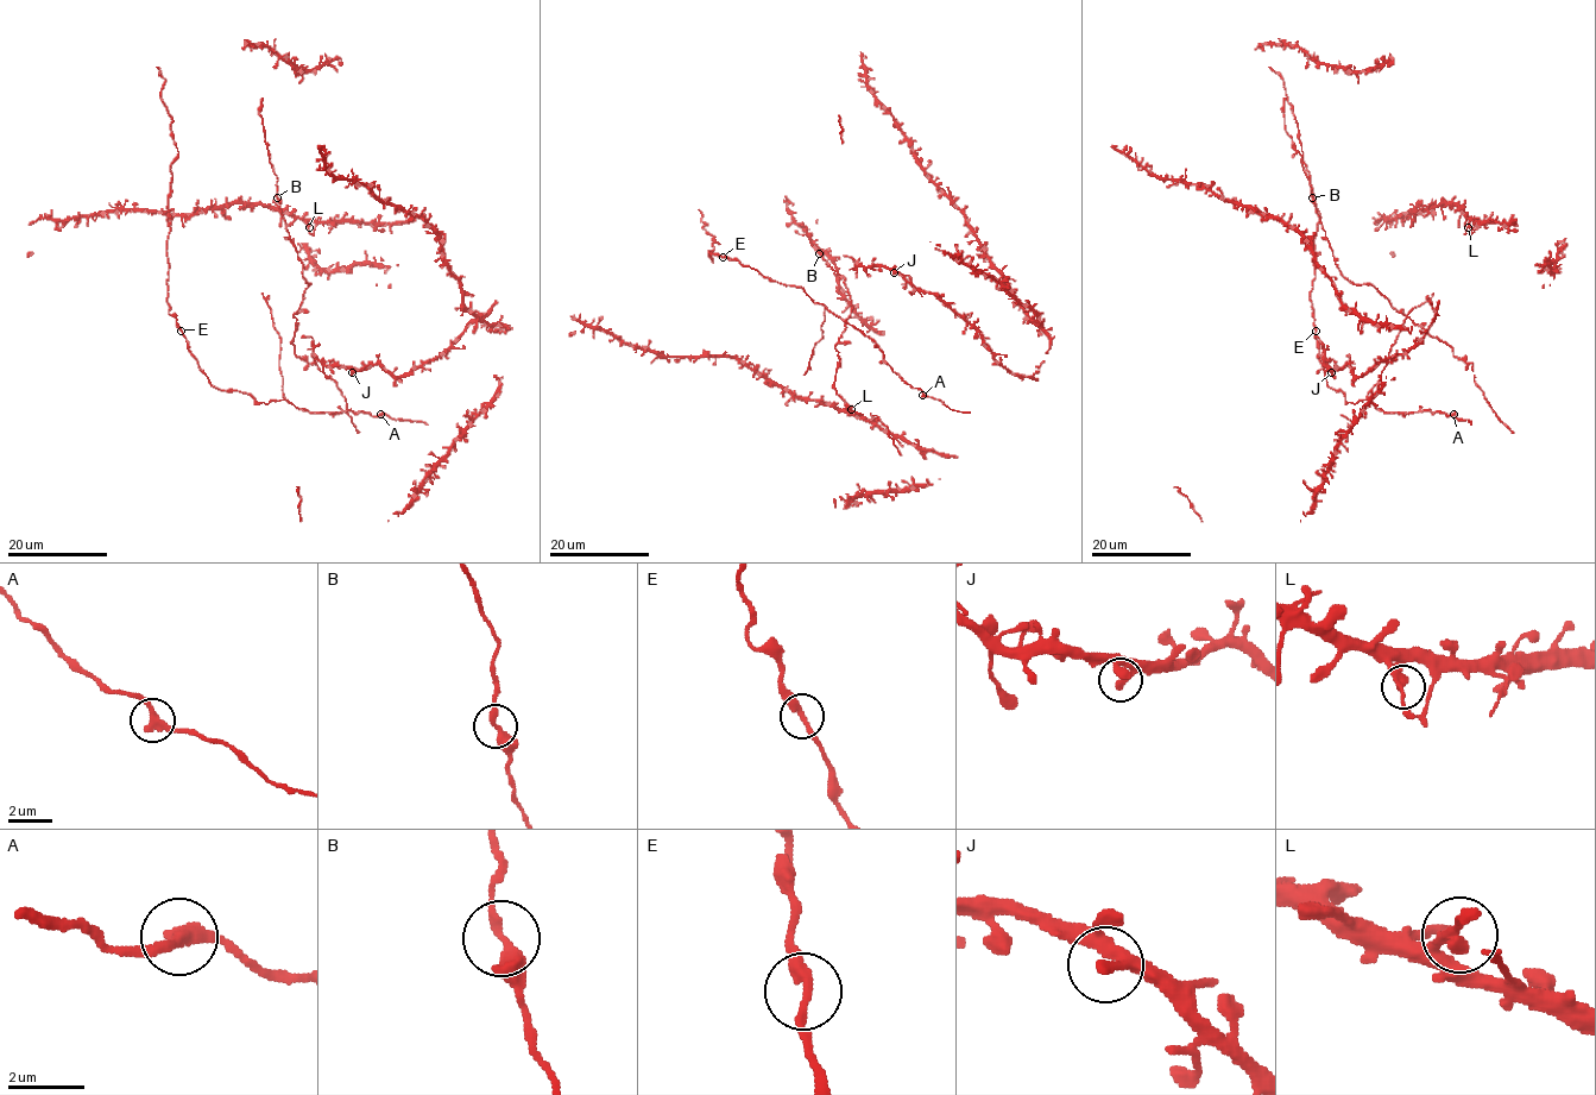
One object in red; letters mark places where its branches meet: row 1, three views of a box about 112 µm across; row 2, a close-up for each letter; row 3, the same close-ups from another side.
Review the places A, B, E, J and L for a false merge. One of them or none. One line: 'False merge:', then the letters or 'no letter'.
False merge: no letter

